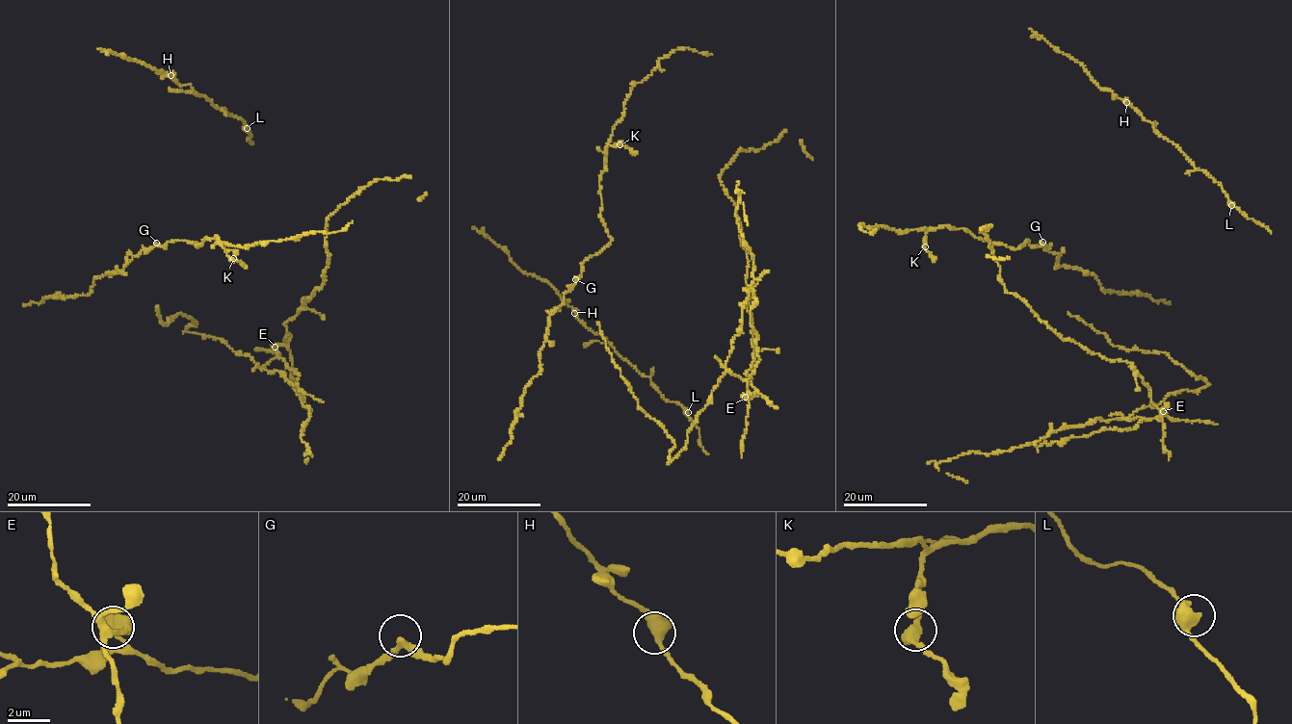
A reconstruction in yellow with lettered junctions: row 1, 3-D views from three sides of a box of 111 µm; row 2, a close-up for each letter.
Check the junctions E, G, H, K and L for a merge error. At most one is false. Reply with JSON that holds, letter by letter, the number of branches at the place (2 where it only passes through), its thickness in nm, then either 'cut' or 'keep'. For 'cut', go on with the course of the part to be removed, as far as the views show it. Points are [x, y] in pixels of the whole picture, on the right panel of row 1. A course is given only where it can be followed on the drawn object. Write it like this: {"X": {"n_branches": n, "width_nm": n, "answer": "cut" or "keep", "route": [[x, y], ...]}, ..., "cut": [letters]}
{"E": {"n_branches": 2, "width_nm": 550, "answer": "cut", "route": [[1163, 412], [1126, 418], [1207, 383], [1163, 351], [1113, 346], [1067, 311]]}, "G": {"n_branches": 2, "width_nm": 320, "answer": "keep"}, "H": {"n_branches": 2, "width_nm": 500, "answer": "keep"}, "K": {"n_branches": 2, "width_nm": 480, "answer": "keep"}, "L": {"n_branches": 2, "width_nm": 550, "answer": "keep"}, "cut": ["E"]}

